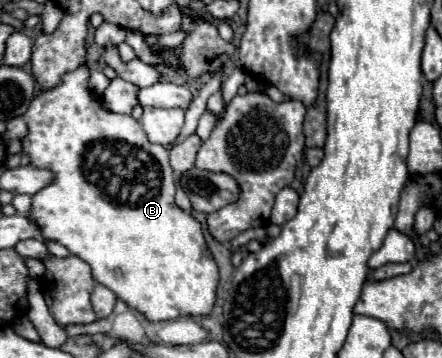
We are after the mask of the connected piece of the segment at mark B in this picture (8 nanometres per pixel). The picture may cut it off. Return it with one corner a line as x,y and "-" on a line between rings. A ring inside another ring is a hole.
87,64
78,66
74,72
68,72
68,76
64,76
60,86
36,96
32,100
32,104
28,106
28,112
24,114
24,120
26,120
28,130
30,130
28,136
22,140
24,142
24,154
30,156
30,164
36,164
36,168
52,168
52,172
56,172
56,184
50,184
48,188
44,188
44,192
38,192
36,196
32,196
30,216
32,216
32,220
36,220
36,224
40,224
44,236
60,242
62,246
66,246
70,250
70,254
80,256
84,262
88,262
92,268
94,280
112,288
112,292
116,292
116,296
120,300
124,300
130,308
144,314
146,320
160,322
160,320
172,320
178,316
208,316
212,312
214,302
216,302
218,266
210,254
210,248
208,248
206,238
202,234
200,222
194,216
180,210
174,202
174,190
176,188
174,188
174,174
172,174
172,168
168,164
168,150
160,144
150,144
146,132
142,130
142,124
138,120
134,120
132,116
114,114
114,112
108,112
106,108
102,108
102,104
94,98
94,92
88,90
89,78
90,70

